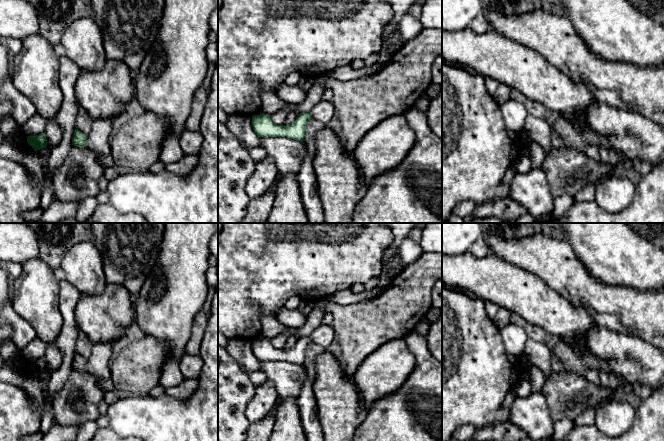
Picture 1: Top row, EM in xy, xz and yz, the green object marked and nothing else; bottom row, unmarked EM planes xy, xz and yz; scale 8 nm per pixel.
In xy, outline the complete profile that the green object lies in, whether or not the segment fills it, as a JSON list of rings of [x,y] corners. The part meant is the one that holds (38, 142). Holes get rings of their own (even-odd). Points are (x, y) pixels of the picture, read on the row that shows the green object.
[[[41,133],[36,136],[28,136],[27,142],[34,150],[40,150],[46,148],[47,146],[47,138],[45,133]]]

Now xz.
[[[322,100],[310,112],[297,114],[295,122],[290,126],[276,125],[270,115],[263,113],[252,116],[252,127],[258,137],[287,137],[303,142],[309,119],[313,118],[326,124],[335,114],[333,103]]]

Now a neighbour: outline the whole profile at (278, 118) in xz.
[[[281,109],[270,115],[271,120],[276,125],[282,125],[286,119],[287,114],[290,113],[288,109]]]

